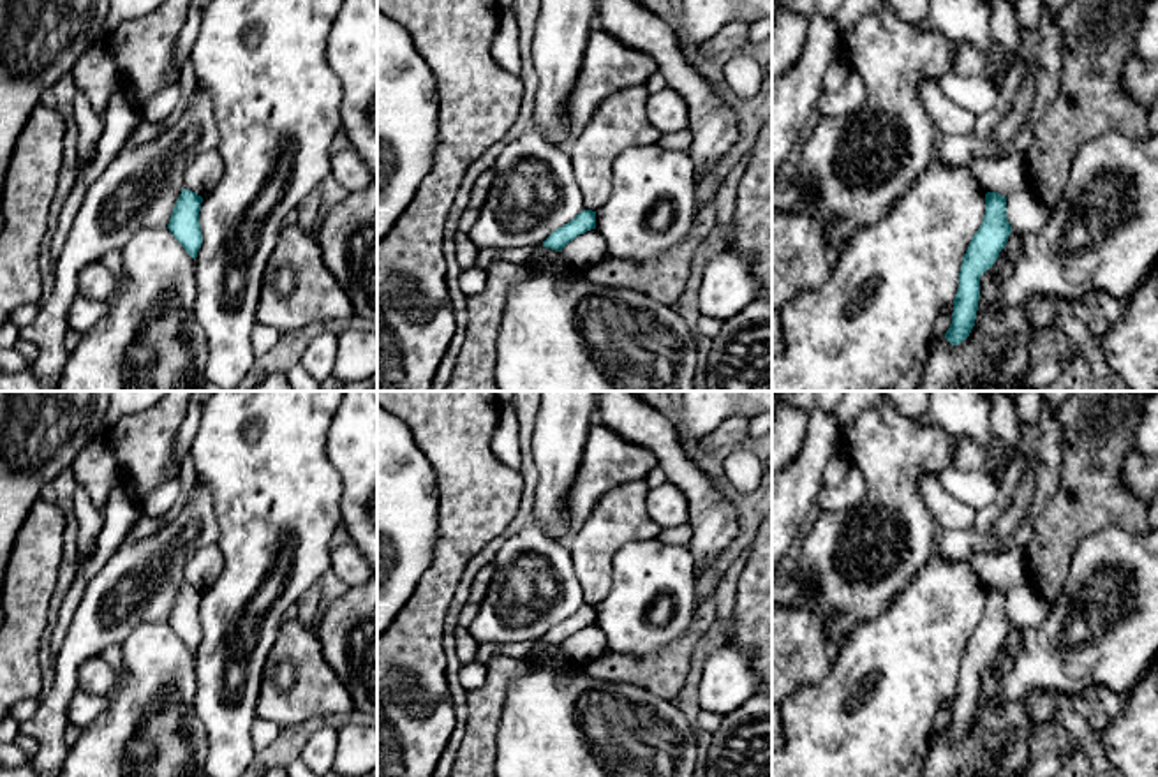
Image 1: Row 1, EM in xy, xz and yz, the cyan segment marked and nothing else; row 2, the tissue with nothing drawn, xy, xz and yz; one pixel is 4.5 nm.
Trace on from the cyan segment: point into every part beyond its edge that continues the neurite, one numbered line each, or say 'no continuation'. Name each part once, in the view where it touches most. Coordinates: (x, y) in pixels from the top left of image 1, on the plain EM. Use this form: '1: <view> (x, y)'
no continuation

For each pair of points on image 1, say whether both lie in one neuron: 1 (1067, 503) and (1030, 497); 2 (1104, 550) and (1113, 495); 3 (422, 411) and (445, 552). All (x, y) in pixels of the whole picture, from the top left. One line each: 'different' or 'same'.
1: different
2: different
3: same

